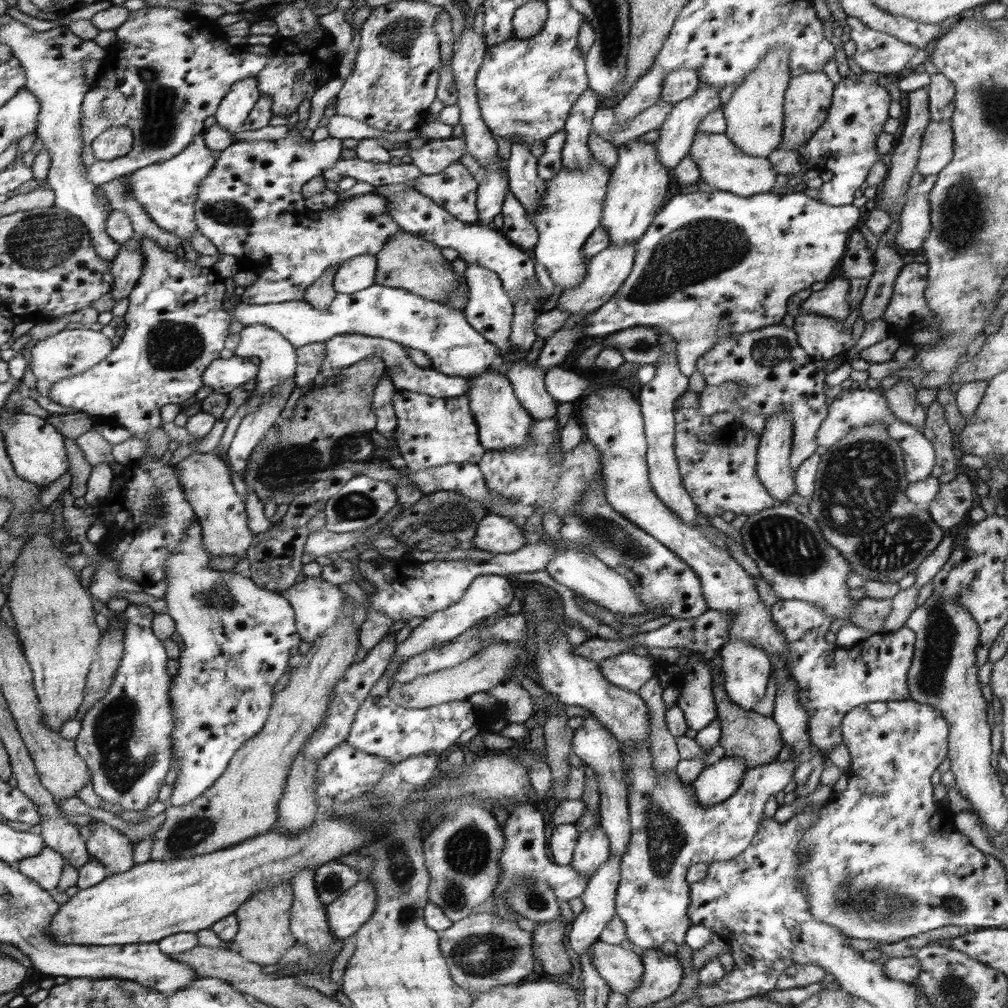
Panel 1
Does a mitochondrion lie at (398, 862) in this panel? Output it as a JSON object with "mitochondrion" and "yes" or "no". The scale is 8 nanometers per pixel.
{"mitochondrion":"yes"}

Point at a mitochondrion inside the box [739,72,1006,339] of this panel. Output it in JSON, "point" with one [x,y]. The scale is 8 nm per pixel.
{"point":[963,210]}

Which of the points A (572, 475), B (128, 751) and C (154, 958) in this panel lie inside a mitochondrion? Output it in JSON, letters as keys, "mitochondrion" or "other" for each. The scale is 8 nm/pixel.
{"A":"other","B":"mitochondrion","C":"other"}

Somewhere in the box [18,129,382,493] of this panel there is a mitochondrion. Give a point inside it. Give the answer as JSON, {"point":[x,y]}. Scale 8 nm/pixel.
{"point":[173,344]}

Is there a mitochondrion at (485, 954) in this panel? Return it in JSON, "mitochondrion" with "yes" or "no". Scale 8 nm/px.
{"mitochondrion":"yes"}

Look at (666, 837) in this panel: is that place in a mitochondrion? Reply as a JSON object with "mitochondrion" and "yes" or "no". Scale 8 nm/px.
{"mitochondrion":"yes"}

